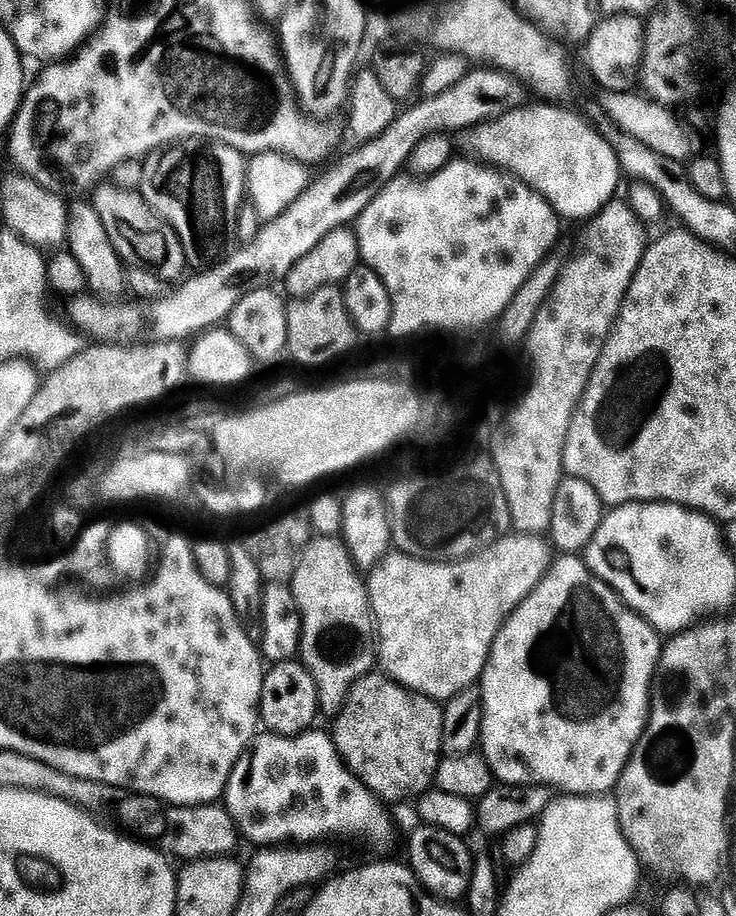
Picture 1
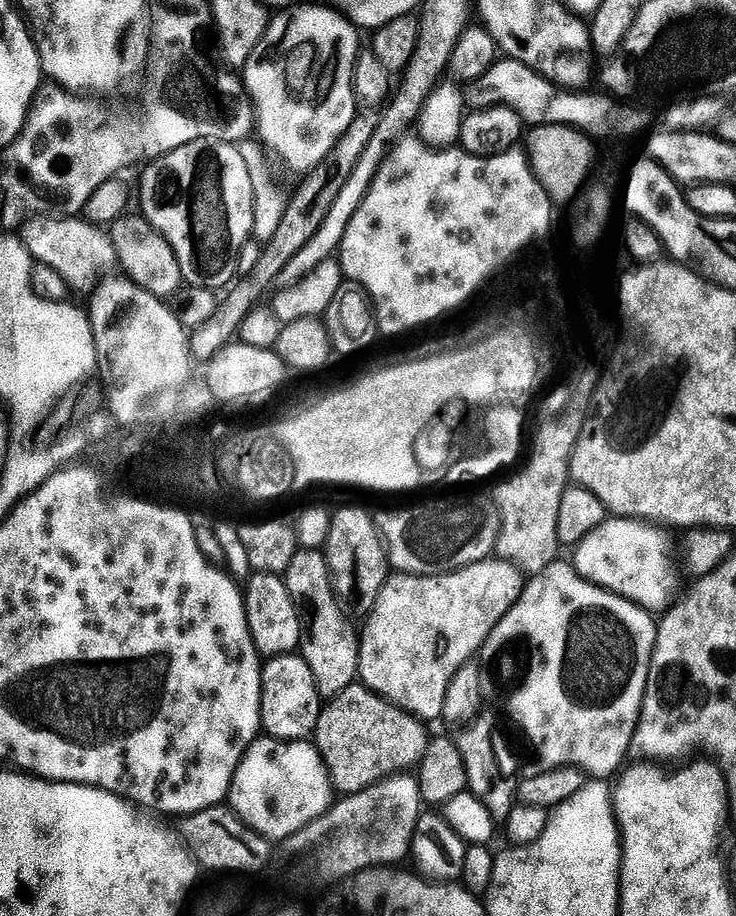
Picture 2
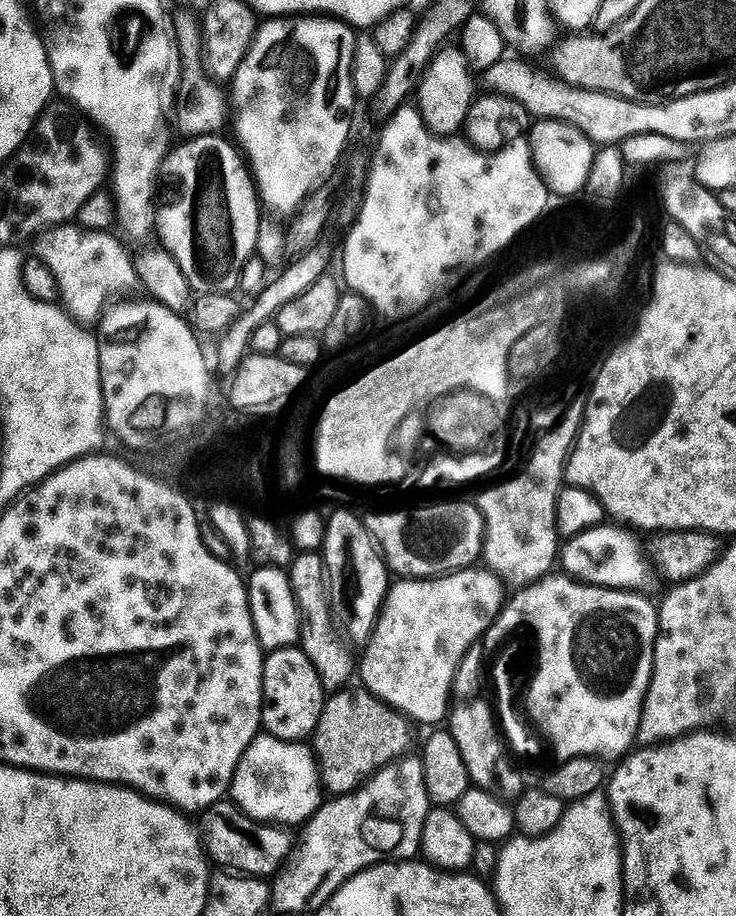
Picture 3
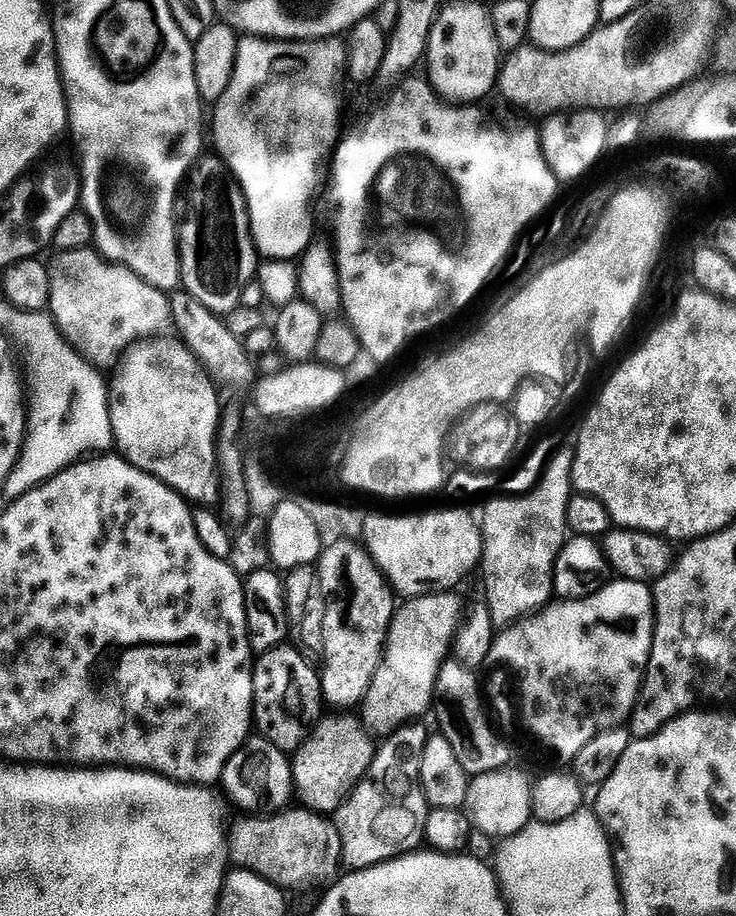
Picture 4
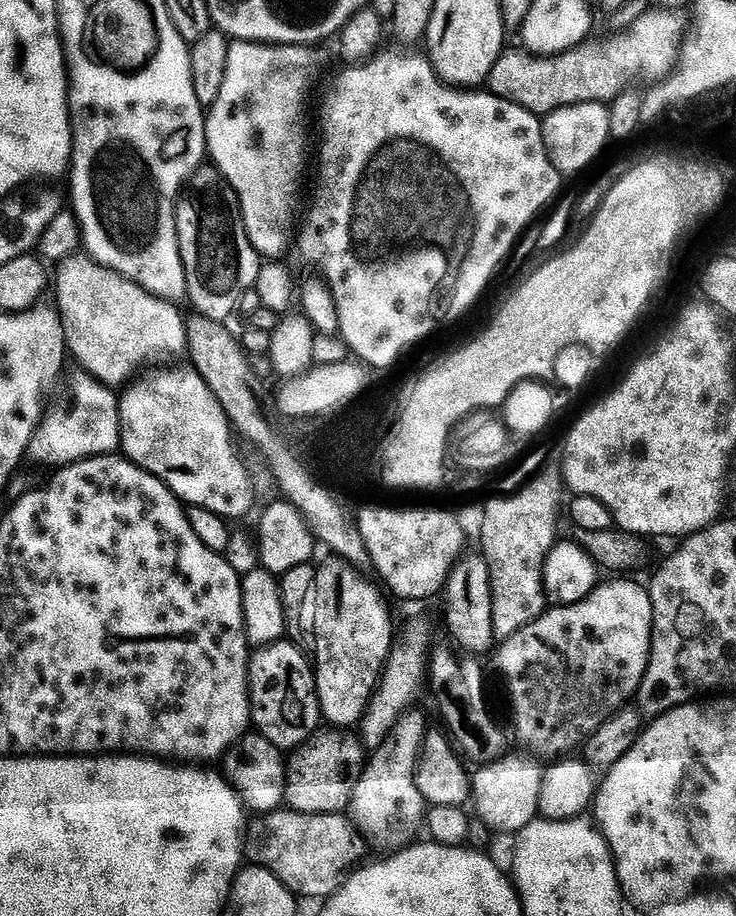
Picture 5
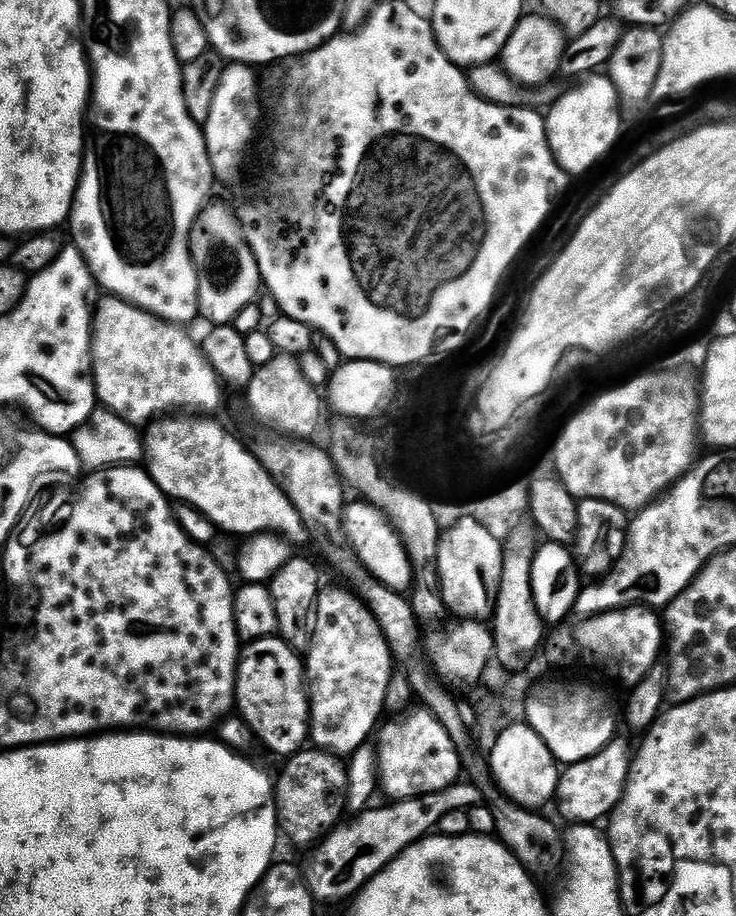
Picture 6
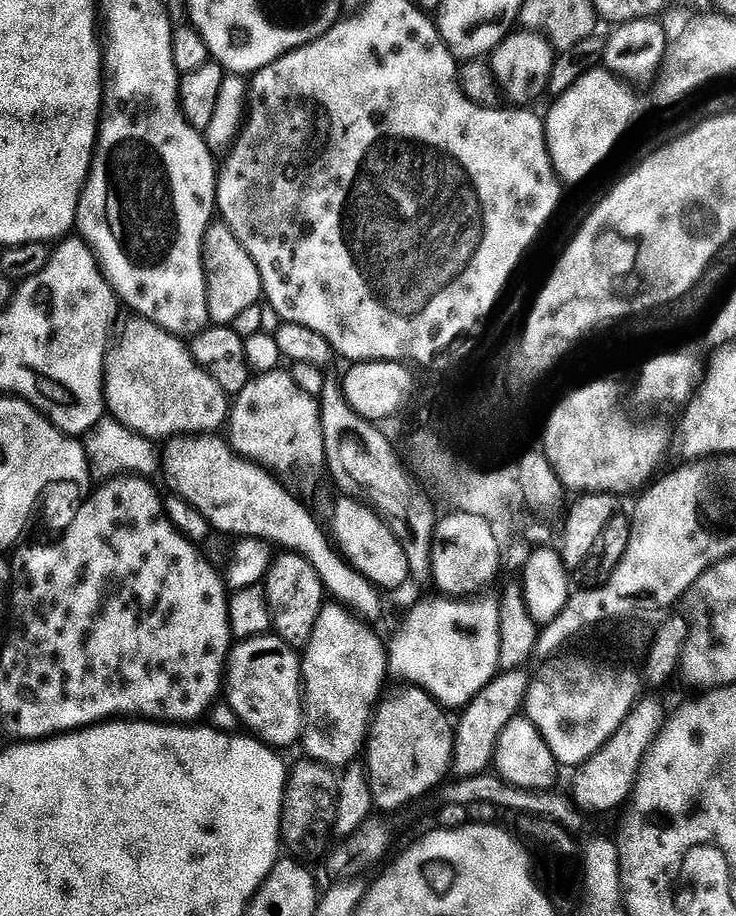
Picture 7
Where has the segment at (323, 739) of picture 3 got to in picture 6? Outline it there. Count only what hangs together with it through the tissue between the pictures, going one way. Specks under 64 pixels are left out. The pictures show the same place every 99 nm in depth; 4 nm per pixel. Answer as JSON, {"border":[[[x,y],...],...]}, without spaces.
{"border":[[[301,750],[287,757],[284,769],[274,784],[274,799],[276,801],[276,818],[279,827],[296,844],[317,843],[329,830],[341,823],[340,815],[348,808],[348,770],[345,761],[333,752],[325,750]]]}

